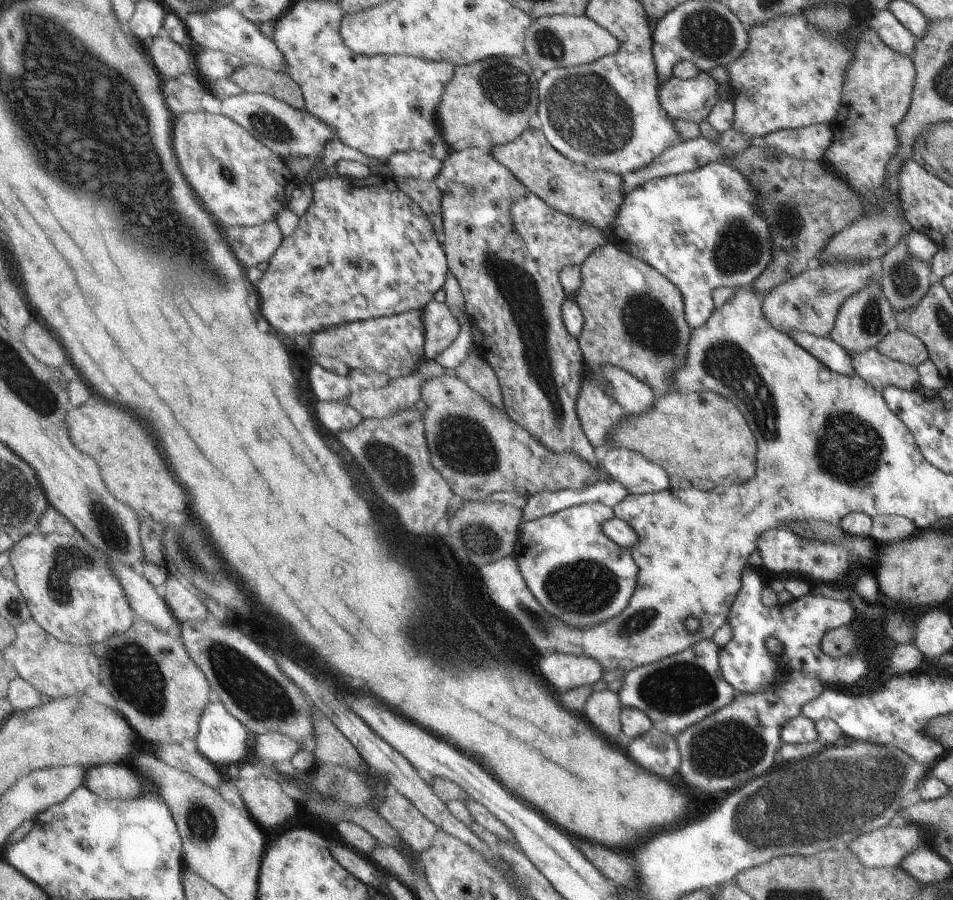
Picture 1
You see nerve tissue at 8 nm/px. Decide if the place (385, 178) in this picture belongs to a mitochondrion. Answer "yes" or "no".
no

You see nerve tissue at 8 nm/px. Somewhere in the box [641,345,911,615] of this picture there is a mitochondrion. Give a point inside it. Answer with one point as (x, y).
(850, 449)

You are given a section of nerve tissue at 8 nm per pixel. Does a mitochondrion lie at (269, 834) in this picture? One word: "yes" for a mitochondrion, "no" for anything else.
no

